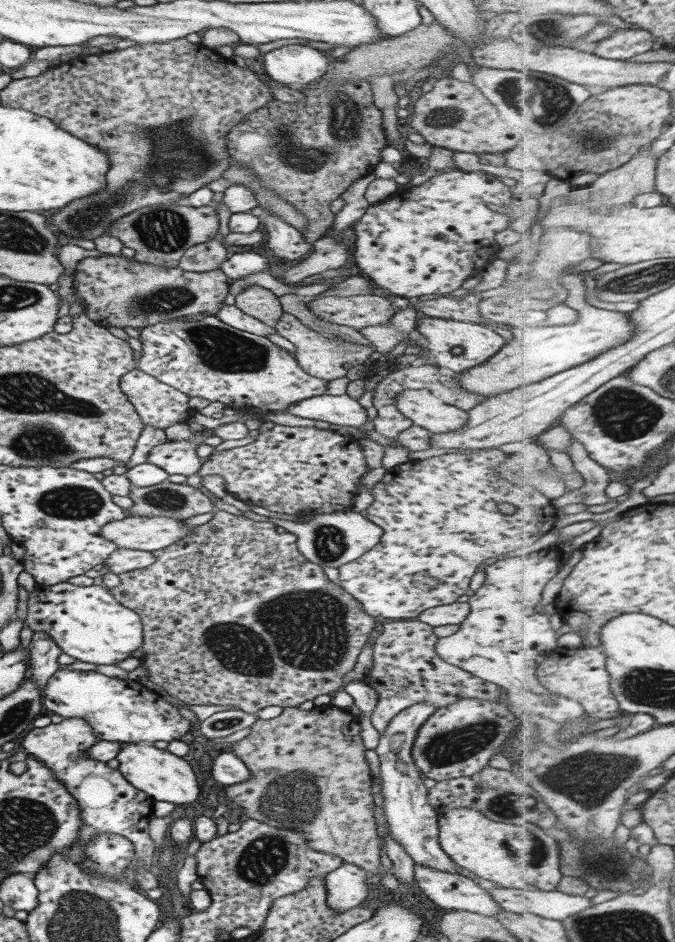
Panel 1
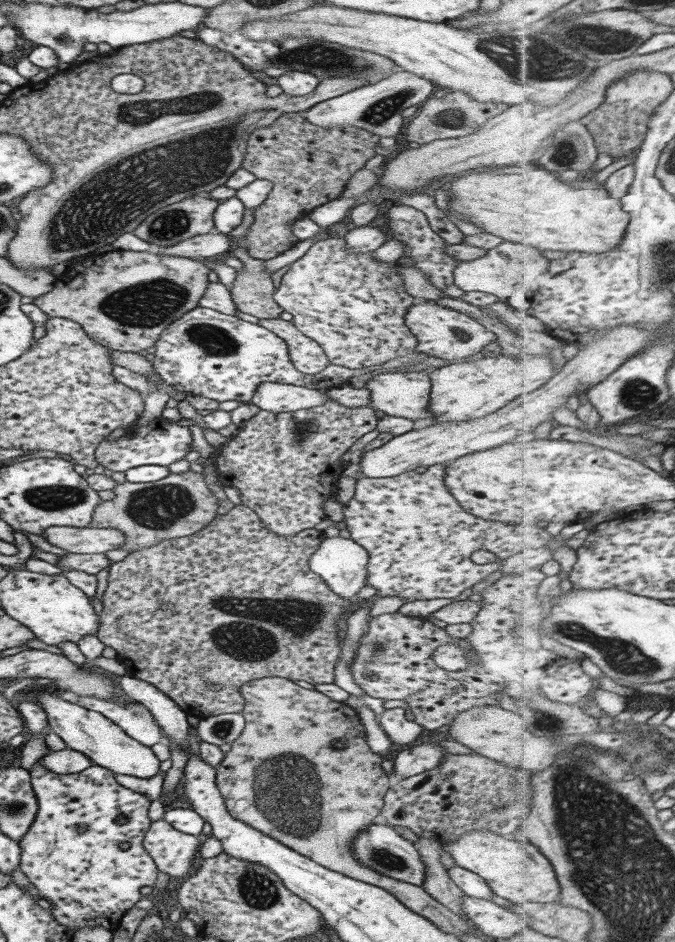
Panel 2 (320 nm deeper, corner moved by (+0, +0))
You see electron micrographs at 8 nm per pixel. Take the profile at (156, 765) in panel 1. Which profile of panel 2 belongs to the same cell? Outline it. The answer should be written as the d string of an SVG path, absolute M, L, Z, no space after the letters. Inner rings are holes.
M43 690L35 693L34 698L27 696L26 699L36 701L43 709L50 731L55 732L71 750L87 756L94 765L101 766L113 774L135 776L135 778L151 778L160 772L160 761L148 746L129 738L122 728L99 712L63 700L58 693L43 693Z

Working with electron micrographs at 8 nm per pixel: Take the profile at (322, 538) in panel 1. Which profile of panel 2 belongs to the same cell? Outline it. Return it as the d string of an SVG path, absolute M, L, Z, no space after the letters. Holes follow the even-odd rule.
M330 537L324 539L319 543L315 552L309 556L307 566L311 572L318 574L325 584L331 589L333 594L351 600L352 597L357 596L357 592L363 588L367 576L367 560L369 554L358 544L353 542L353 539L345 539L342 537Z

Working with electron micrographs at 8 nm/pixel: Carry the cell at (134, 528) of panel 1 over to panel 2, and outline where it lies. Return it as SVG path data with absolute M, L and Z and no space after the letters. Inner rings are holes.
M50 526L42 530L42 537L57 548L73 554L99 554L120 548L124 541L116 528L73 528Z

